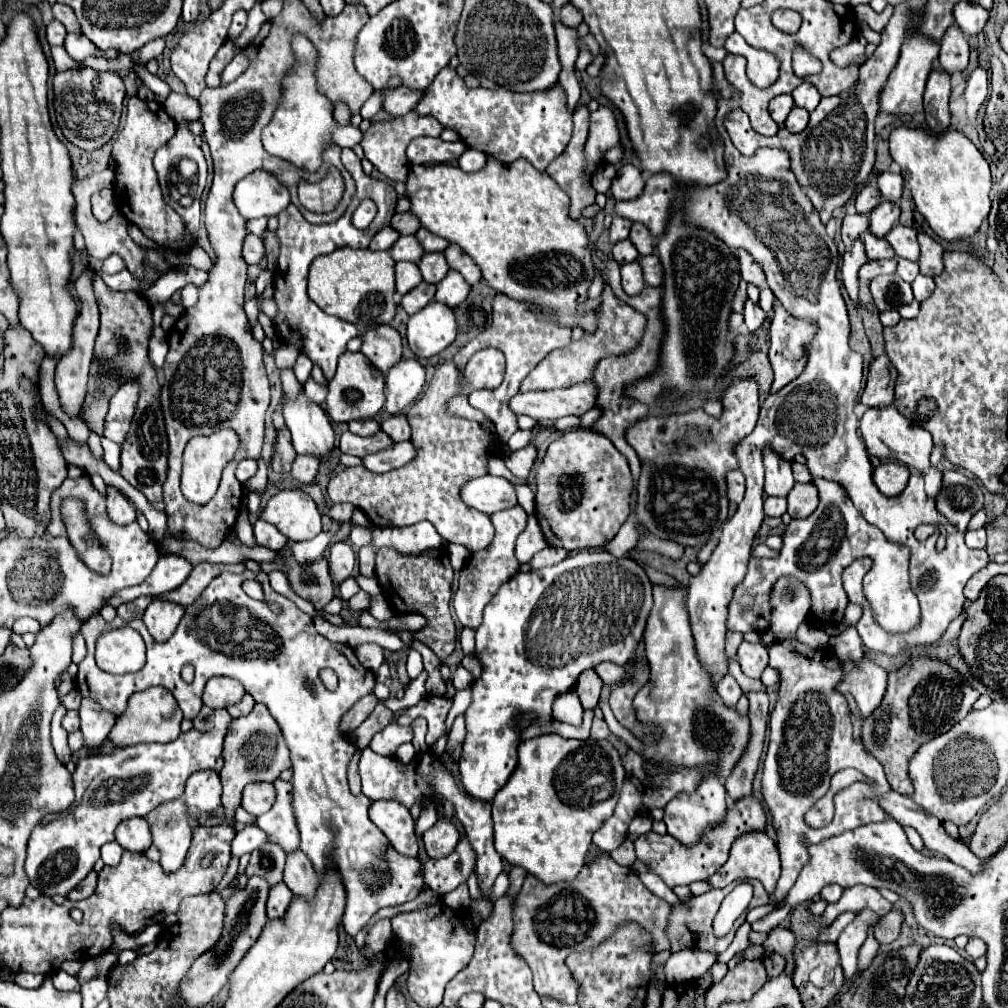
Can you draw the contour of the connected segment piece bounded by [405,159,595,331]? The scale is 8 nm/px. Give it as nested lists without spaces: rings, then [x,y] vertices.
[[[489,159],[489,163],[477,171],[477,173],[465,173],[463,169],[459,167],[453,167],[453,165],[447,165],[447,163],[437,163],[437,165],[413,165],[411,171],[409,171],[409,177],[407,177],[407,189],[405,189],[405,197],[409,199],[411,203],[411,211],[413,215],[421,221],[421,225],[427,229],[427,231],[433,231],[435,235],[447,239],[449,243],[455,243],[459,245],[465,253],[469,253],[471,259],[475,259],[477,267],[481,269],[481,275],[483,279],[497,291],[497,293],[505,293],[509,295],[511,299],[517,299],[517,301],[531,301],[531,303],[539,303],[543,313],[557,313],[557,319],[561,321],[561,325],[569,325],[569,327],[583,327],[585,331],[593,331],[595,329],[595,315],[593,311],[585,313],[583,317],[577,315],[577,303],[585,301],[587,299],[587,287],[593,279],[593,265],[591,265],[591,249],[589,249],[589,239],[587,239],[587,233],[583,229],[583,225],[579,221],[573,221],[569,217],[569,197],[567,193],[547,175],[547,173],[541,173],[537,171],[533,165],[529,165],[529,161],[513,161],[511,165],[503,165],[495,159]]]

